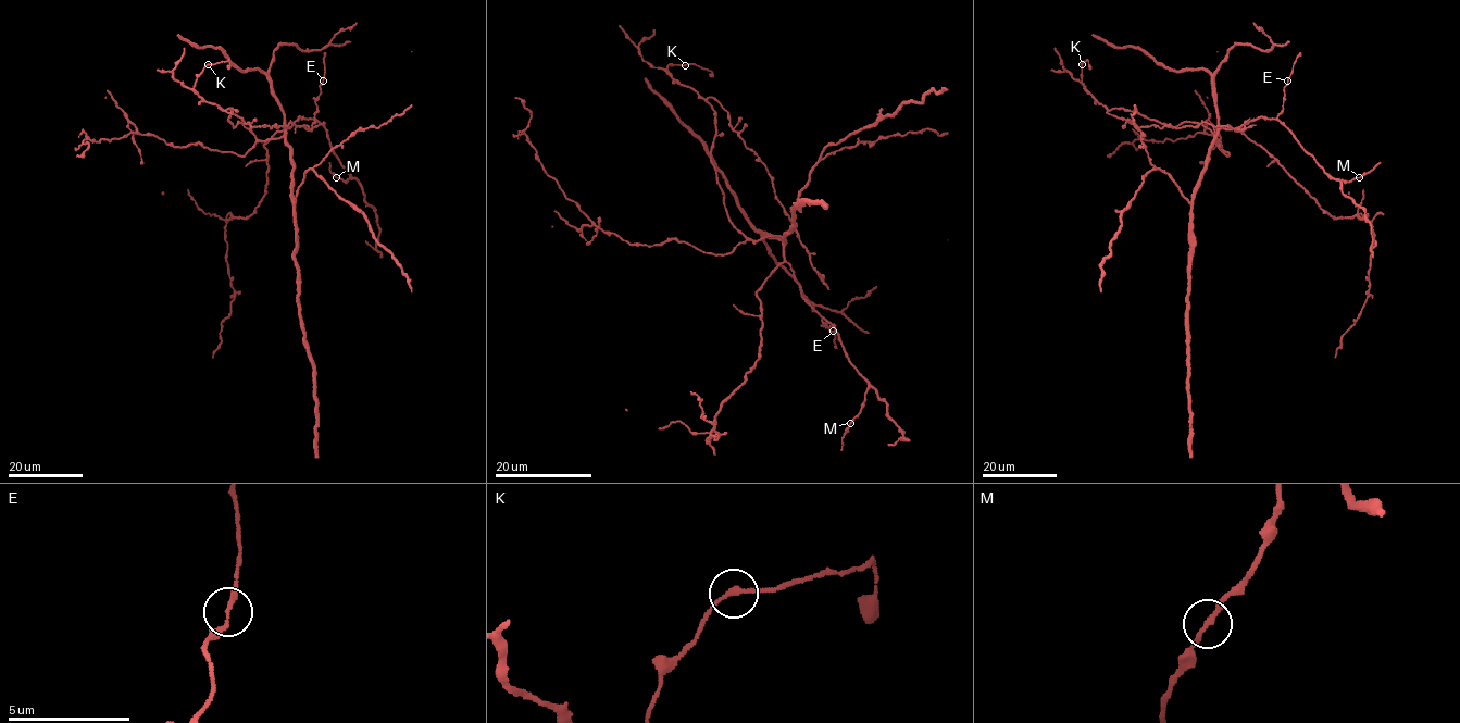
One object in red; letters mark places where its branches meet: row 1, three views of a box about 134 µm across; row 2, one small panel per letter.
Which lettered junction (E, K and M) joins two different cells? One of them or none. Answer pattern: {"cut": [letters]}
{"cut": []}

